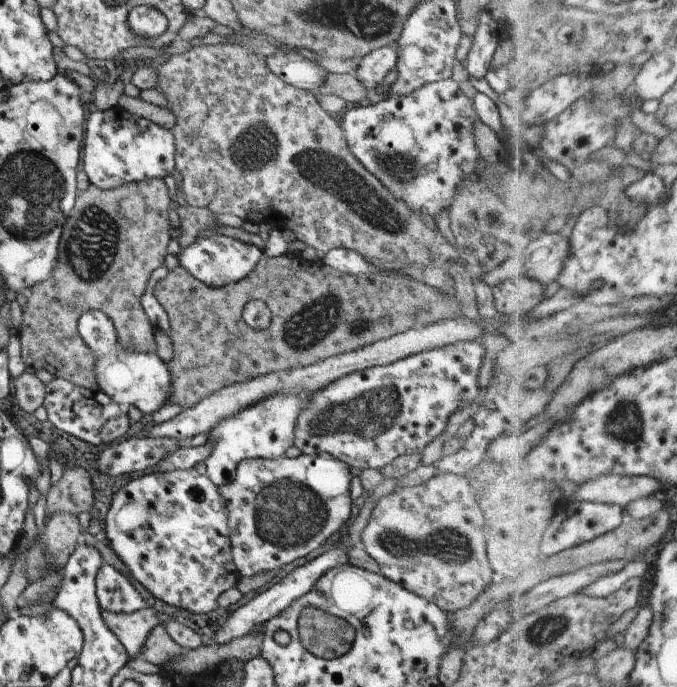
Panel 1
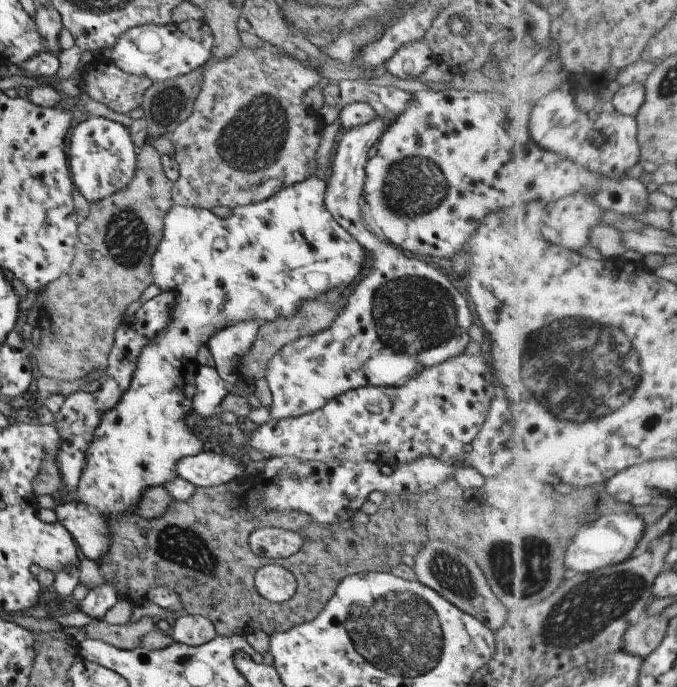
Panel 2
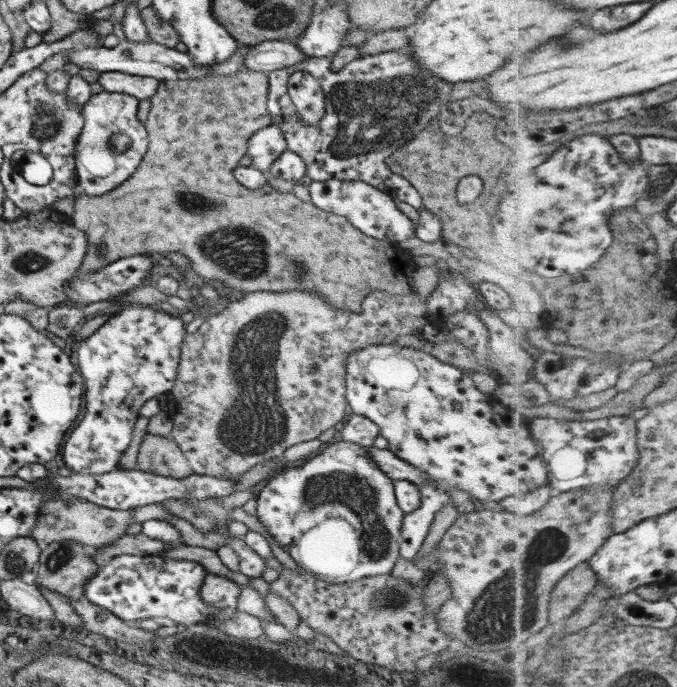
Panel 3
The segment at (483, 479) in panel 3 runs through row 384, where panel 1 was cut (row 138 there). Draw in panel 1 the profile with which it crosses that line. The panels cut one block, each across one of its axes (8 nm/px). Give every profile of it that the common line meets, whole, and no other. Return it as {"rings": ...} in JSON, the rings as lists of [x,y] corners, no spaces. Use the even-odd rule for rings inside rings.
{"rings":[[[449,78],[423,85],[411,91],[409,95],[385,97],[376,104],[358,104],[349,110],[345,110],[344,114],[337,120],[339,126],[342,128],[349,152],[361,163],[361,166],[363,166],[365,170],[368,170],[369,174],[377,178],[393,195],[393,198],[403,201],[418,217],[422,219],[433,218],[433,222],[435,222],[435,216],[437,216],[441,210],[447,210],[450,206],[452,200],[451,196],[454,196],[456,193],[455,188],[457,188],[457,184],[459,184],[465,176],[469,176],[475,168],[478,170],[479,166],[477,166],[477,162],[481,162],[481,160],[479,160],[479,154],[477,154],[478,150],[475,148],[476,144],[473,144],[474,134],[472,133],[474,131],[476,118],[477,116],[472,105],[472,100],[463,95],[457,87],[457,83]]]}

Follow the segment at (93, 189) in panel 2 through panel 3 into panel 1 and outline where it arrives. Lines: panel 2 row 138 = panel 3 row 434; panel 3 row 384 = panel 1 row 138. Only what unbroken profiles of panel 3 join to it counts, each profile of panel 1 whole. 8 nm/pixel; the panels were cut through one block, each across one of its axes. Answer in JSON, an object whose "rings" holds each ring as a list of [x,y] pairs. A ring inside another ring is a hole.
{"rings":[[[118,107],[91,113],[84,123],[83,171],[98,189],[104,191],[123,183],[163,178],[174,168],[174,136],[170,130]]]}

